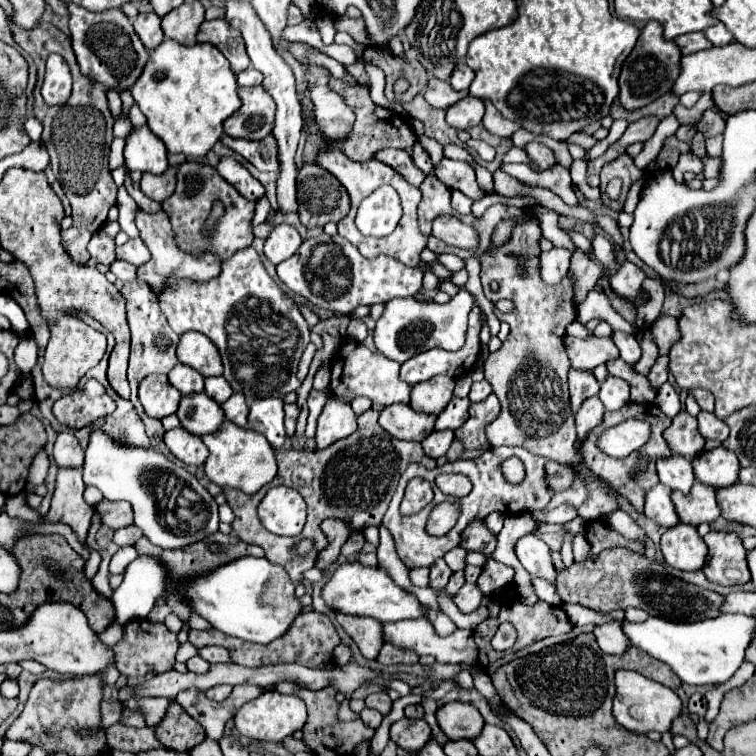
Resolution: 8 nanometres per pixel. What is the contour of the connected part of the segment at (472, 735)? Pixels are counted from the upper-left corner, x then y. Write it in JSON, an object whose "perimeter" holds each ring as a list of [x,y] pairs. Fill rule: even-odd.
{"perimeter":[[[460,701],[442,705],[436,713],[436,719],[440,729],[446,733],[450,741],[454,739],[474,741],[482,733],[482,727],[484,727],[484,719],[480,711],[474,705],[460,703]]]}

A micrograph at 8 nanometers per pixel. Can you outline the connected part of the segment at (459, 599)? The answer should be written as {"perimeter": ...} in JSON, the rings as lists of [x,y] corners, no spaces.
{"perimeter":[[[464,583],[464,587],[454,597],[454,603],[462,613],[472,613],[478,609],[482,599],[484,599],[484,593],[478,589],[476,583]]]}

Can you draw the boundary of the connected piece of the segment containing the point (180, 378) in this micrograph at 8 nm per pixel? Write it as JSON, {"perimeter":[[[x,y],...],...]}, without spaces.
{"perimeter":[[[178,363],[178,365],[168,373],[168,379],[170,379],[170,383],[172,383],[182,395],[204,391],[204,377],[202,377],[198,371],[194,371],[192,367],[188,367],[188,365]]]}

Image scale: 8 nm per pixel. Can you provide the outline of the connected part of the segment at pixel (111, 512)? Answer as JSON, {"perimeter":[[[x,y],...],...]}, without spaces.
{"perimeter":[[[100,501],[98,505],[94,505],[96,513],[100,515],[102,525],[110,527],[110,529],[120,529],[120,527],[128,527],[132,525],[132,507],[126,501]]]}

